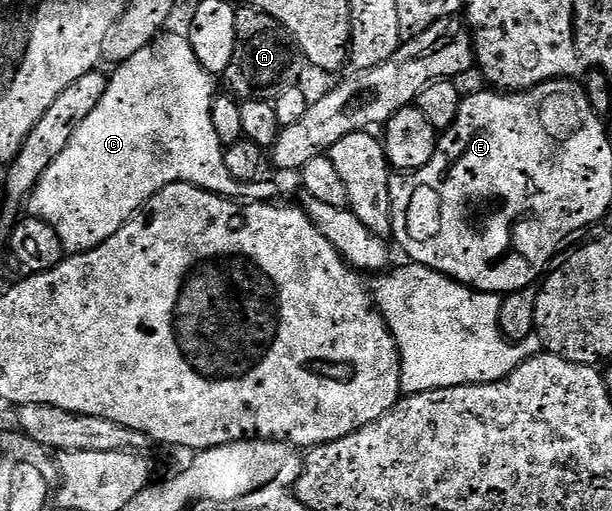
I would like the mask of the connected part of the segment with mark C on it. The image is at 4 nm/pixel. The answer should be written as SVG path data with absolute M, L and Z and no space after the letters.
M183 32L167 33L113 68L116 70L108 77L106 95L102 95L98 107L78 123L78 131L70 135L62 155L46 167L36 190L26 202L29 214L42 218L58 231L58 239L62 239L69 254L84 253L110 239L110 235L139 213L155 193L176 181L210 192L220 189L220 197L226 193L239 193L236 201L240 203L271 202L275 198L272 197L276 193L275 187L265 179L255 183L239 181L226 171L225 146L221 145L212 122L212 102L218 93L217 78L198 63L194 47L190 47Z

